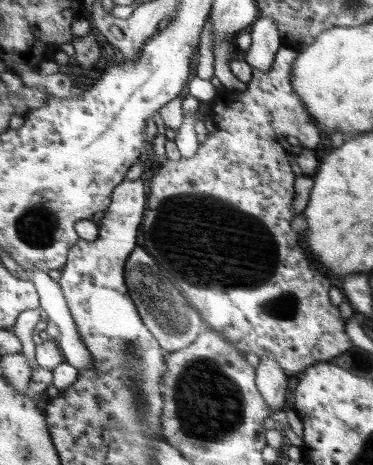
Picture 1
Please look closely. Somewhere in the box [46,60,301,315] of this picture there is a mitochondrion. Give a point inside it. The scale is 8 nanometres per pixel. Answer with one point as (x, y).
(191, 278)

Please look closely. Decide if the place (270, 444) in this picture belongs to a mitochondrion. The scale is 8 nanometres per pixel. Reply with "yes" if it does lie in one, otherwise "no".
no

